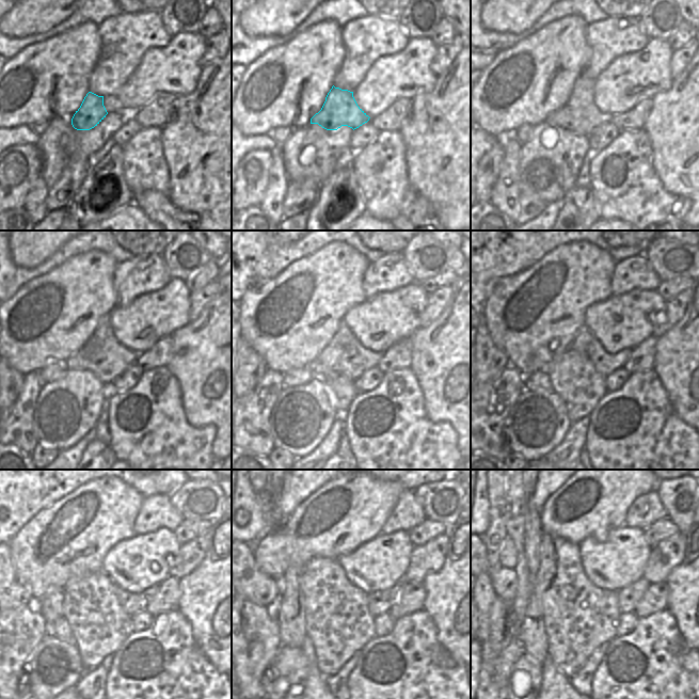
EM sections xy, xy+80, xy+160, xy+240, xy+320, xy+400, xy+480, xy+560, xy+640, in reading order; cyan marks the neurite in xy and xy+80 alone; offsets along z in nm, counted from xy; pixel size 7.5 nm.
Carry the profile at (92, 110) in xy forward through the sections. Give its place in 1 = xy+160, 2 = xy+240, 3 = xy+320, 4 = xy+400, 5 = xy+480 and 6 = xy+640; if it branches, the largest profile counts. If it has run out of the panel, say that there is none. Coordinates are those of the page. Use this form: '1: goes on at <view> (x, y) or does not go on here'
1: goes on at xy+160 (580, 114)
2: goes on at xy+240 (104, 355)
3: goes on at xy+320 (345, 355)
4: goes on at xy+400 (585, 343)
5: goes on at xy+480 (131, 603)
6: goes on at xy+640 (628, 598)

